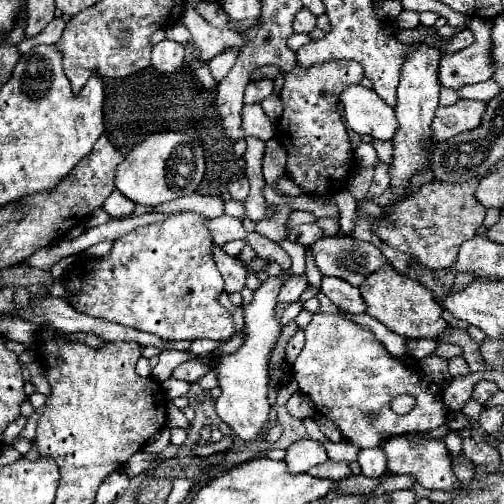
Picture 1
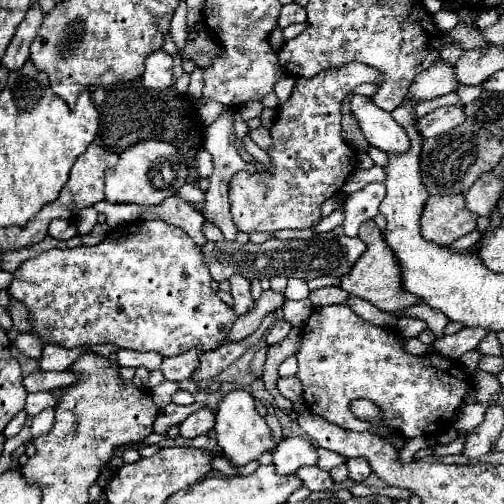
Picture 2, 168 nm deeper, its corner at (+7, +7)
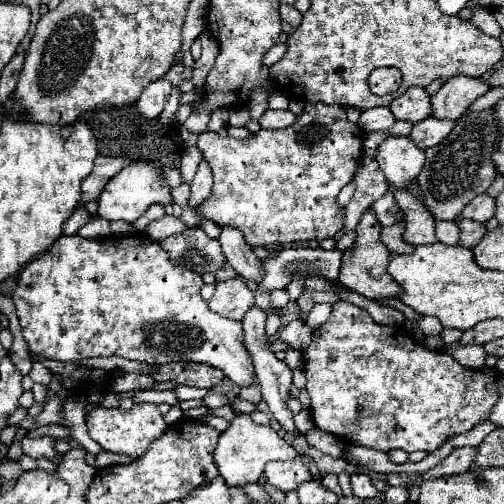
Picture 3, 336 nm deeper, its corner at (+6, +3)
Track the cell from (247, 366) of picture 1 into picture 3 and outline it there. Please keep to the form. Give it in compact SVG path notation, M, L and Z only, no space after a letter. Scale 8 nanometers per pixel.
M237 413L219 437L219 445L215 449L215 463L219 467L219 475L227 481L229 487L241 487L245 483L255 483L269 461L285 461L293 459L295 455L297 451L277 431L265 425L257 425L247 413Z

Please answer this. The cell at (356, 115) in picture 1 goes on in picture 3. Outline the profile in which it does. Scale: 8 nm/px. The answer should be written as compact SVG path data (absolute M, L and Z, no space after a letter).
M387 135L377 147L375 161L389 183L393 183L397 189L405 189L405 185L423 169L425 151L417 149L409 137Z

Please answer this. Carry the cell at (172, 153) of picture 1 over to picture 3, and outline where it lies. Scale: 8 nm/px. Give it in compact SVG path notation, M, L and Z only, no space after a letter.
M133 161L129 163L125 169L121 169L115 177L109 179L109 183L105 185L101 197L99 197L99 217L109 219L109 221L117 221L123 219L127 223L133 223L135 219L139 219L151 205L169 205L171 203L171 187L165 181L165 175L161 175L161 171L149 163L149 161Z

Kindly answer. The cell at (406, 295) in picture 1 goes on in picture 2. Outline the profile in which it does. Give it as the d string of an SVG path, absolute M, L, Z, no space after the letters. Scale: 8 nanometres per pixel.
M372 219L364 221L360 225L358 237L366 243L366 251L358 257L358 261L354 263L354 267L350 269L350 273L342 277L342 285L340 287L344 291L348 291L350 295L366 299L372 305L376 305L378 309L382 309L386 313L392 313L392 315L400 315L406 307L416 305L418 303L416 297L412 297L412 293L408 293L408 291L402 289L402 285L400 285L400 269L396 269L392 251L388 249L388 245L384 245L382 233L380 233L380 229L376 227L376 223Z

